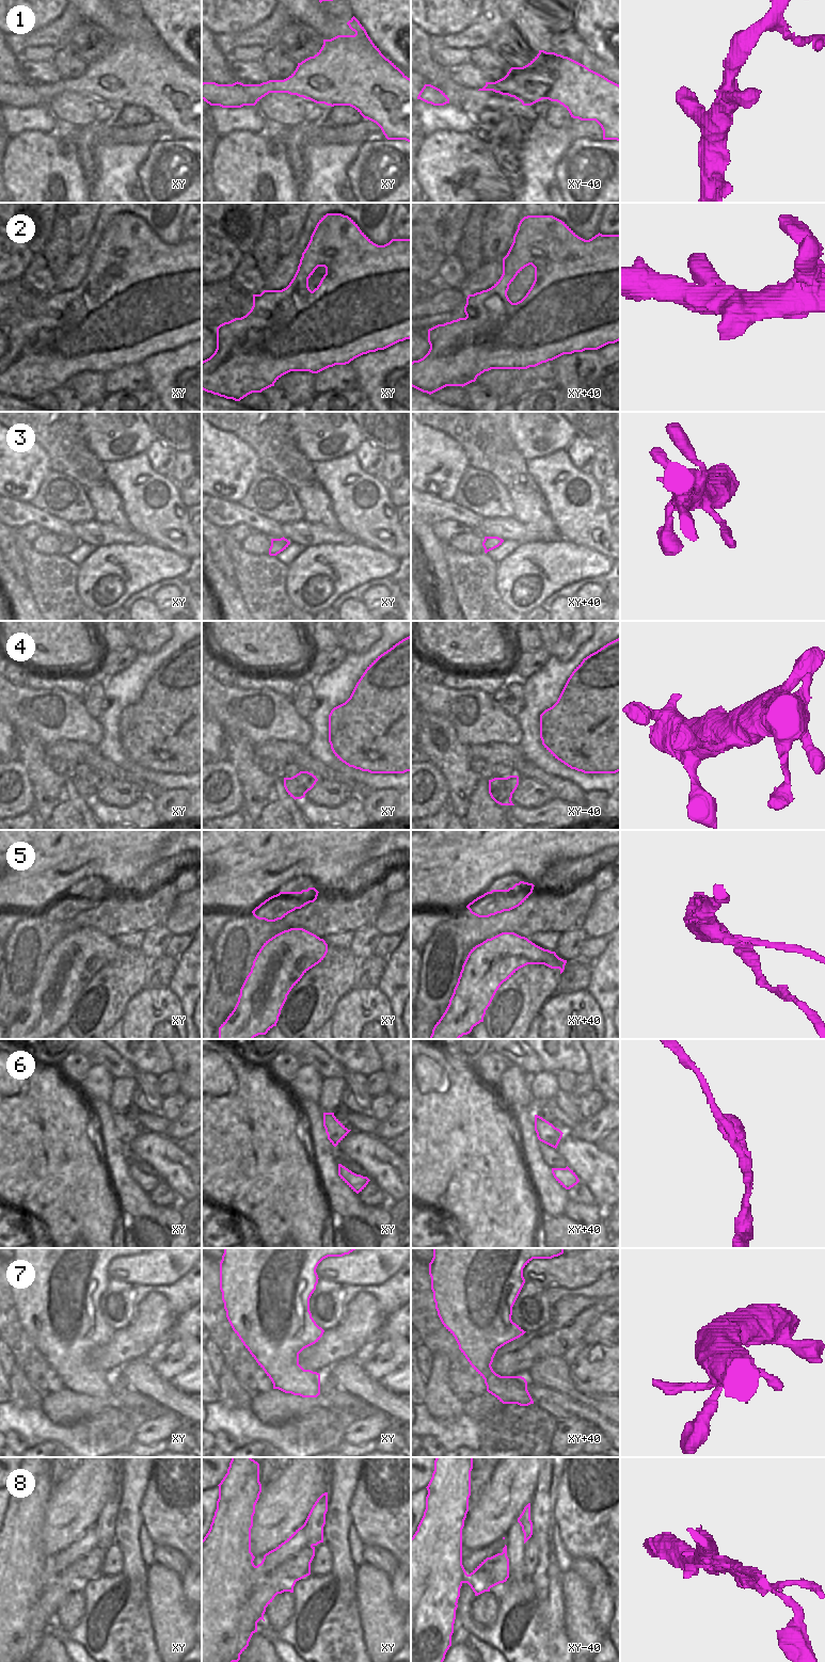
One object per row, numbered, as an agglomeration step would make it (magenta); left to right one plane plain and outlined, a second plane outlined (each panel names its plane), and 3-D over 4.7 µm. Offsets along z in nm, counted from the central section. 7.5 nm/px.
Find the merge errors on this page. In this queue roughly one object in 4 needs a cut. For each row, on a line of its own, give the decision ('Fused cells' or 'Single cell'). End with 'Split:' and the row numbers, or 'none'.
1: Single cell
2: Single cell
3: Single cell
4: Single cell
5: Fused cells
6: Single cell
7: Single cell
8: Fused cells
Split: 5, 8

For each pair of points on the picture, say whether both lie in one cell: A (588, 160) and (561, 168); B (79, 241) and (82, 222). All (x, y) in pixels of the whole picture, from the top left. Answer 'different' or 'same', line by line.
A: same
B: same

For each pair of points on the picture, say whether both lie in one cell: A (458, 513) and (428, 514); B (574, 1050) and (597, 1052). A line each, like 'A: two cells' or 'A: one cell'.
A: one cell
B: two cells

